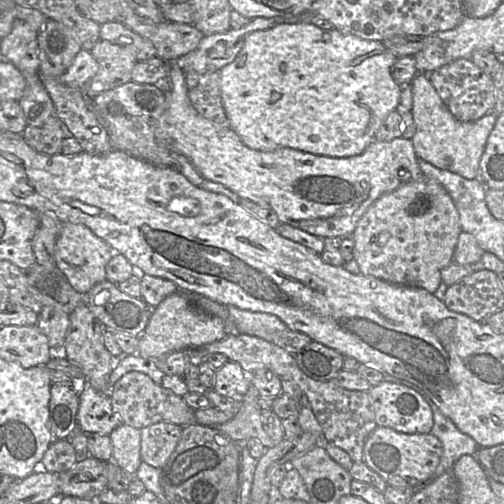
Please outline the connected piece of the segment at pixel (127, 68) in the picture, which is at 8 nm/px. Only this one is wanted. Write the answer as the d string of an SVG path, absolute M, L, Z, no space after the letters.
M100 39L90 53L98 62L99 70L84 84L83 92L86 96L93 99L104 91L131 81L132 71L138 61L129 50Z

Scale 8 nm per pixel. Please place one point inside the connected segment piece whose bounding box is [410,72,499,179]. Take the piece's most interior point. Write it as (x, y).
(440, 139)

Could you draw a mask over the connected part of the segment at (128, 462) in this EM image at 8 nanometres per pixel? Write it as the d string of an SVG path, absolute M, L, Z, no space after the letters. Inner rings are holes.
M122 423L110 433L109 438L112 444L111 461L134 476L142 462L140 430Z

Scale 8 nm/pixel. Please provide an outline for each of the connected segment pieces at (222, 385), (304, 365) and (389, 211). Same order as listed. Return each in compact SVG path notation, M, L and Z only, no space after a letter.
M227 361L215 371L212 389L237 403L243 400L249 386L249 376L237 362Z
M312 340L294 354L294 359L306 376L316 381L328 381L342 370L344 356L335 349Z
M423 176L415 181L405 181L376 199L360 218L350 237L354 241L353 255L361 274L434 293L442 282L441 270L453 261L461 231L459 213L449 193L435 180Z

